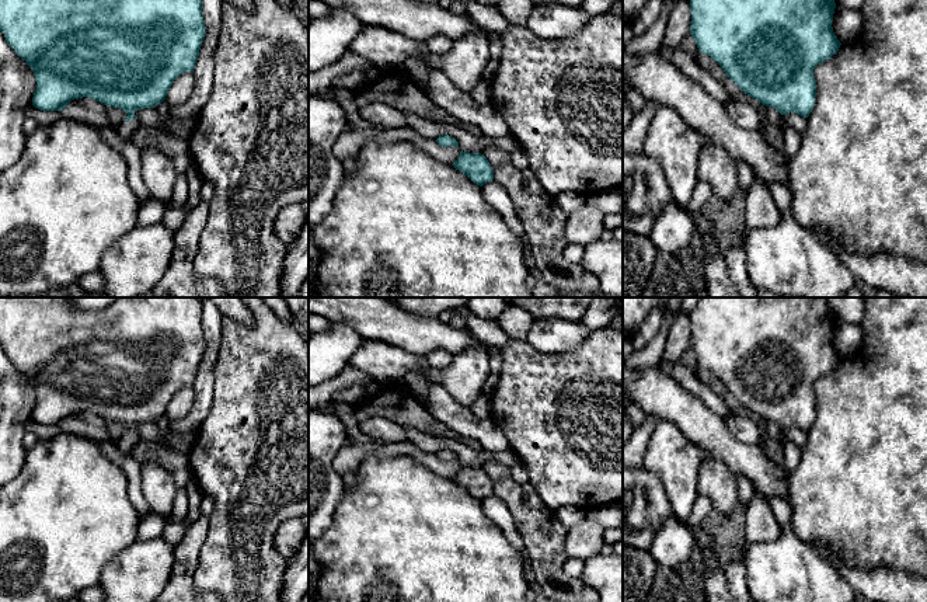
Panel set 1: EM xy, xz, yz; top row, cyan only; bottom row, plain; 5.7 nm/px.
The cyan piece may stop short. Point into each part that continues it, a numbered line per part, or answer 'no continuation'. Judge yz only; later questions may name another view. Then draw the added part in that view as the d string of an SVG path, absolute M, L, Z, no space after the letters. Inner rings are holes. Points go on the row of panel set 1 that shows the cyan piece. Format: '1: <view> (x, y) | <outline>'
no continuation

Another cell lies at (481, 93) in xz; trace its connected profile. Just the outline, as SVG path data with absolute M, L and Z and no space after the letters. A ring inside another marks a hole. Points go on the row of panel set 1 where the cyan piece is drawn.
M480 80L477 86L470 91L470 95L480 105L491 105L491 81Z

